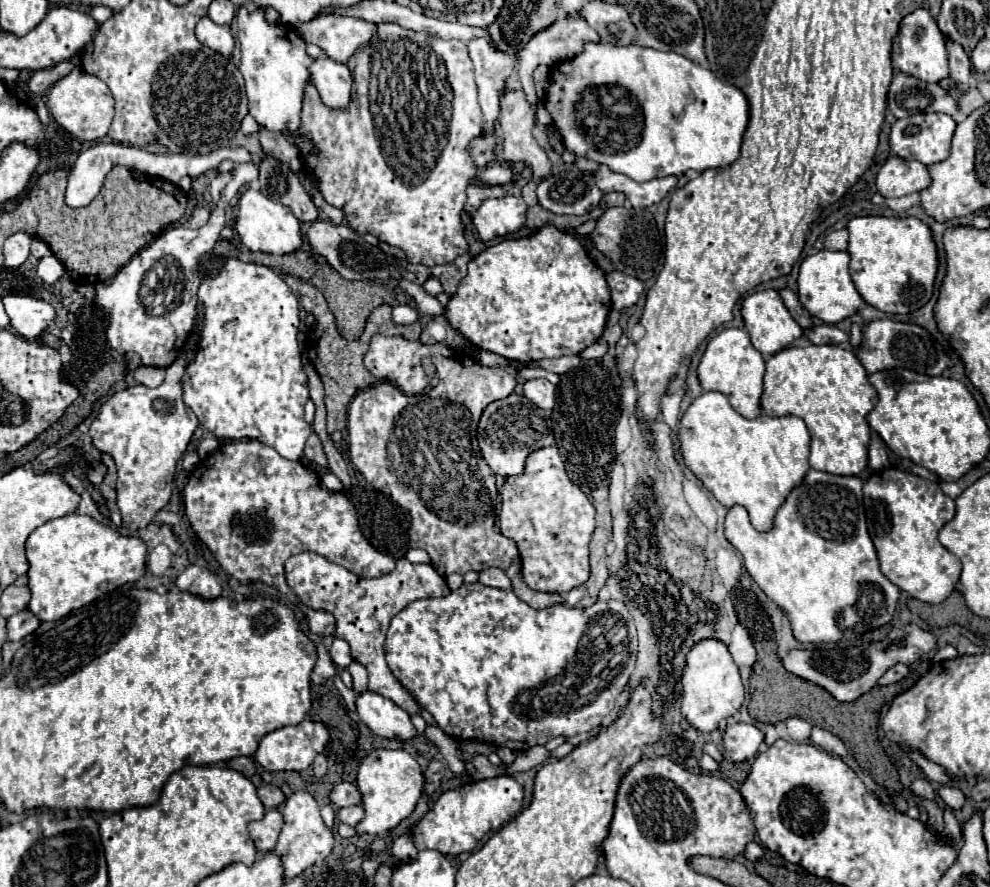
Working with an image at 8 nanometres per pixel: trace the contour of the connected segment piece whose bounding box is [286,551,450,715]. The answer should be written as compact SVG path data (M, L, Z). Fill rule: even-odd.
M306 551L306 553L292 555L286 561L286 579L288 579L288 585L294 589L294 593L306 605L310 605L312 609L326 609L336 617L334 637L342 637L344 641L348 641L352 649L352 657L368 669L368 677L370 677L368 689L382 697L388 697L406 713L418 715L420 705L400 685L400 681L392 675L390 667L386 665L384 641L386 641L386 631L392 617L398 611L402 611L408 603L416 599L444 597L450 593L450 587L446 585L444 577L436 573L432 565L414 565L402 557L396 561L396 569L390 571L388 575L364 579L352 573L350 569L328 561L318 553Z

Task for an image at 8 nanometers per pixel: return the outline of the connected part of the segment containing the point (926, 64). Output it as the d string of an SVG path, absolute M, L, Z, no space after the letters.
M916 9L908 13L900 21L898 31L898 51L892 51L892 63L894 69L908 73L920 81L938 83L944 77L948 77L948 51L946 51L946 39L938 29L938 23L932 19L928 9Z

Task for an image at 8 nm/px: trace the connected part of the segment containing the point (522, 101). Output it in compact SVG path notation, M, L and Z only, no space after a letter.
M510 91L500 99L500 131L502 131L502 139L504 139L504 159L512 161L512 163L524 163L532 169L532 179L528 181L528 185L522 189L522 197L526 201L526 205L536 205L538 203L538 195L536 195L536 187L544 181L550 179L554 175L554 163L548 159L548 155L540 149L536 137L534 137L534 127L538 125L536 119L536 109L532 107L532 103L528 101L524 91Z

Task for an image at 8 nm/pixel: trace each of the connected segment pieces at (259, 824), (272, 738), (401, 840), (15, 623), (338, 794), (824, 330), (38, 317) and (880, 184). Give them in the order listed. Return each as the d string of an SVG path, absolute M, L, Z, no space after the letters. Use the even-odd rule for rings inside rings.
M268 809L260 821L252 821L248 825L250 837L260 851L272 851L276 847L280 829L282 829L282 813L278 809Z
M302 721L300 725L294 727L282 727L276 729L268 735L262 737L260 747L254 755L254 759L266 769L266 771L304 771L312 765L314 757L318 753L322 753L324 745L328 741L328 731L322 723L314 723L314 721Z
M410 833L406 835L400 835L394 839L394 845L392 845L392 855L398 857L402 863L408 863L408 861L414 861L418 851L416 851L416 845L410 837Z
M24 609L24 611L20 611L8 619L8 639L20 641L26 635L34 633L40 627L40 623L42 621L30 609Z
M338 783L338 785L334 785L330 799L332 799L332 805L338 809L340 807L352 807L352 805L362 803L362 793L352 783Z
M822 323L810 331L804 331L804 337L808 337L810 343L814 345L840 345L840 343L850 341L848 333L840 331L834 325L822 325Z
M4 295L2 303L10 325L26 339L38 337L48 327L48 321L54 319L52 305L30 295Z
M890 157L876 177L876 187L882 197L904 197L928 189L932 183L928 169L916 159Z

